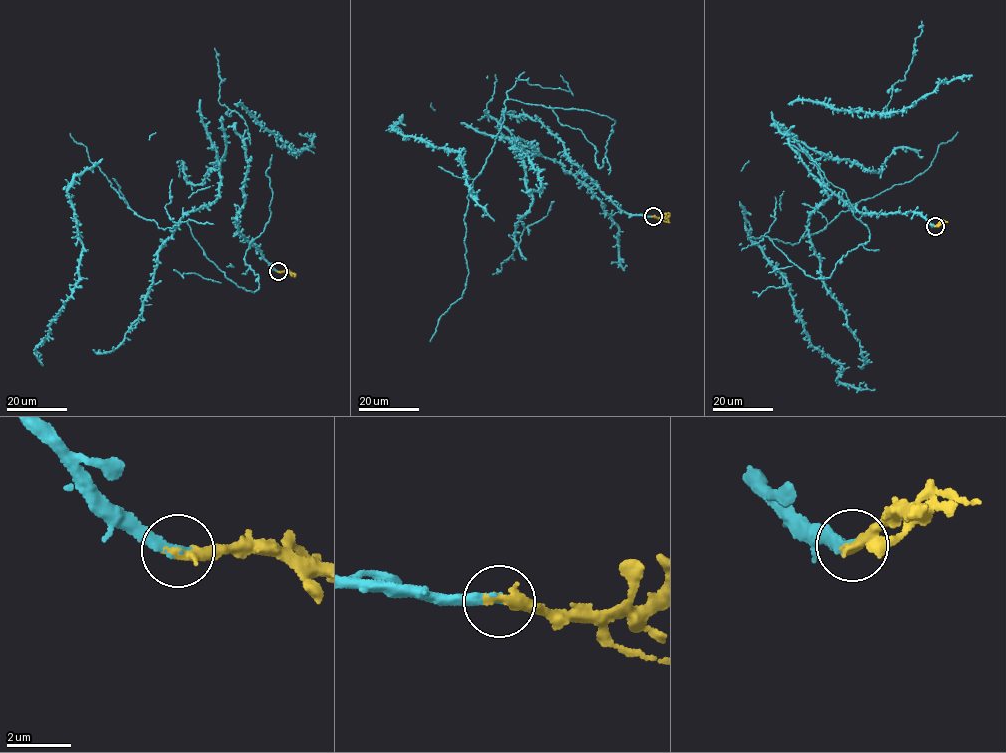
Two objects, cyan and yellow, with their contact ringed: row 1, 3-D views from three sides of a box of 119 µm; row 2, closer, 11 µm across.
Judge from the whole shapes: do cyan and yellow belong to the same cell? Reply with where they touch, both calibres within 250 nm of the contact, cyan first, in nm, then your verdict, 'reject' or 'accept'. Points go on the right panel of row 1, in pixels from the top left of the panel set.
(935, 226) | 260/400 nm | accept

